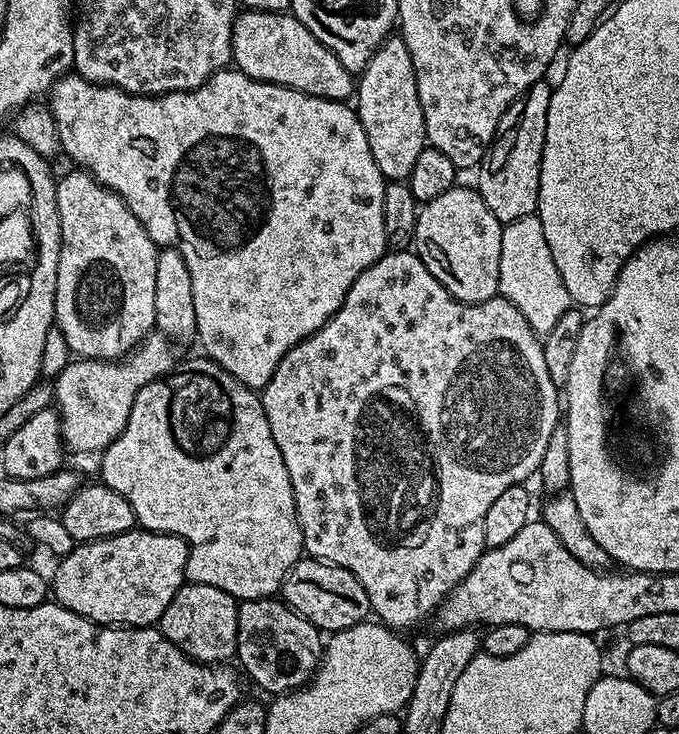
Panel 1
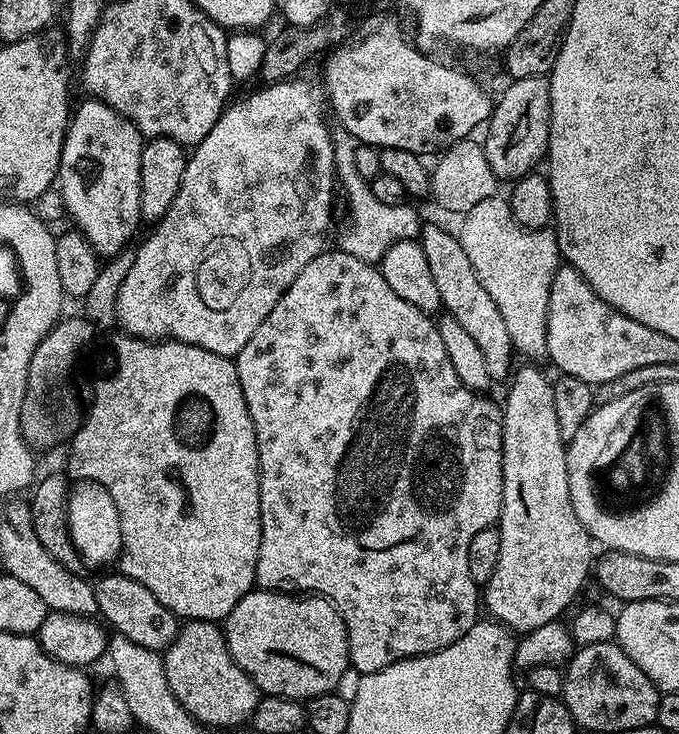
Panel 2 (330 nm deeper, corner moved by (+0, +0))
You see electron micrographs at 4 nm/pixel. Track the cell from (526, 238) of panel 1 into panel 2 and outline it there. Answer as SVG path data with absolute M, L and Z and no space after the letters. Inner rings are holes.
M492 195L467 211L458 235L470 264L482 286L505 319L513 349L528 360L547 355L546 314L550 283L561 265L560 247L553 229L524 228L514 218L511 203L501 195Z

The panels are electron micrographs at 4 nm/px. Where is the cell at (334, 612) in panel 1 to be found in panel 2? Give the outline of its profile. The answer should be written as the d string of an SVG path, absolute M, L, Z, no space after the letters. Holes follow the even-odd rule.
M253 590L248 592L240 599L238 606L234 606L232 613L224 617L222 621L224 644L228 648L232 663L237 664L254 681L261 693L269 696L280 696L283 700L307 702L316 696L326 696L335 693L341 687L344 672L350 666L348 662L348 629L344 627L344 620L337 614L336 609L332 607L329 601L315 594L292 594L296 596L287 596L288 594L284 590Z

